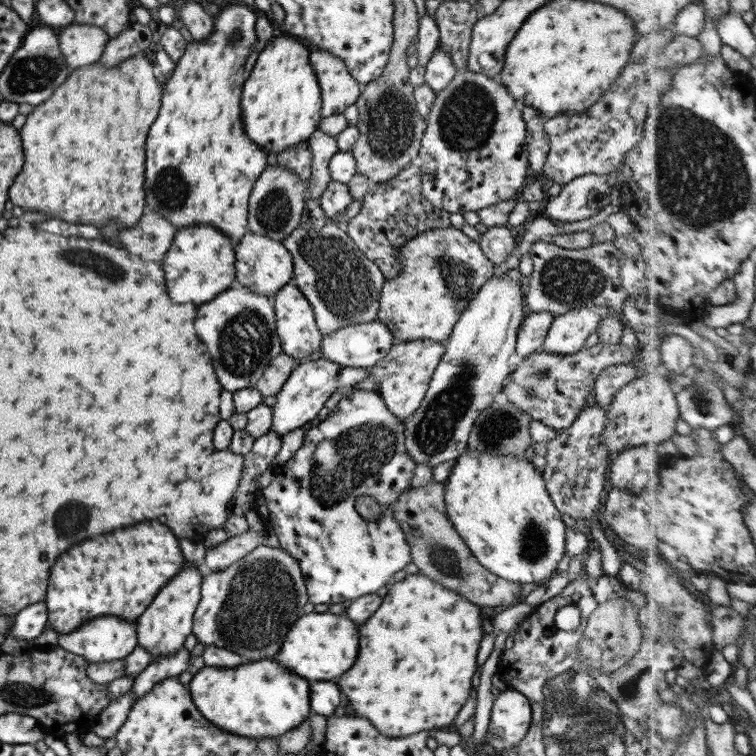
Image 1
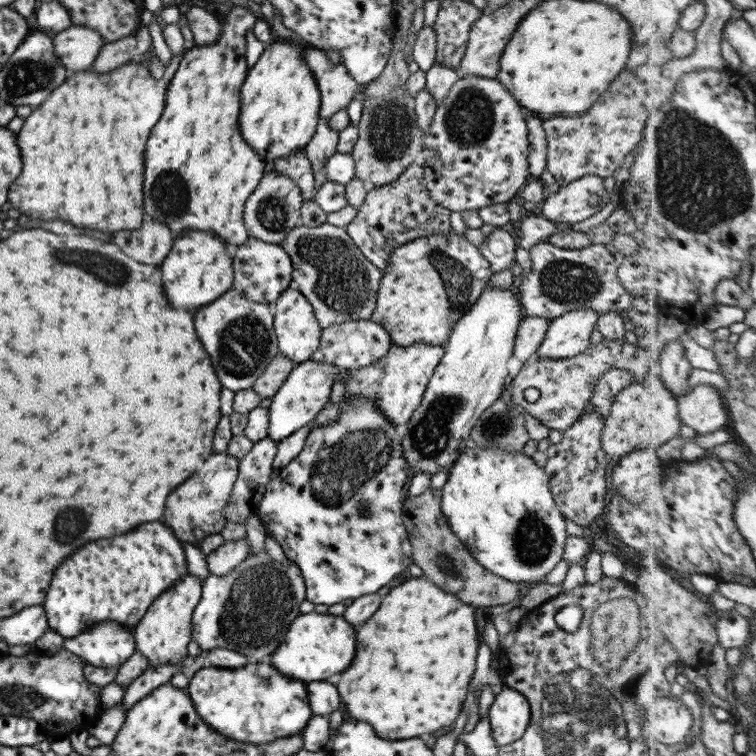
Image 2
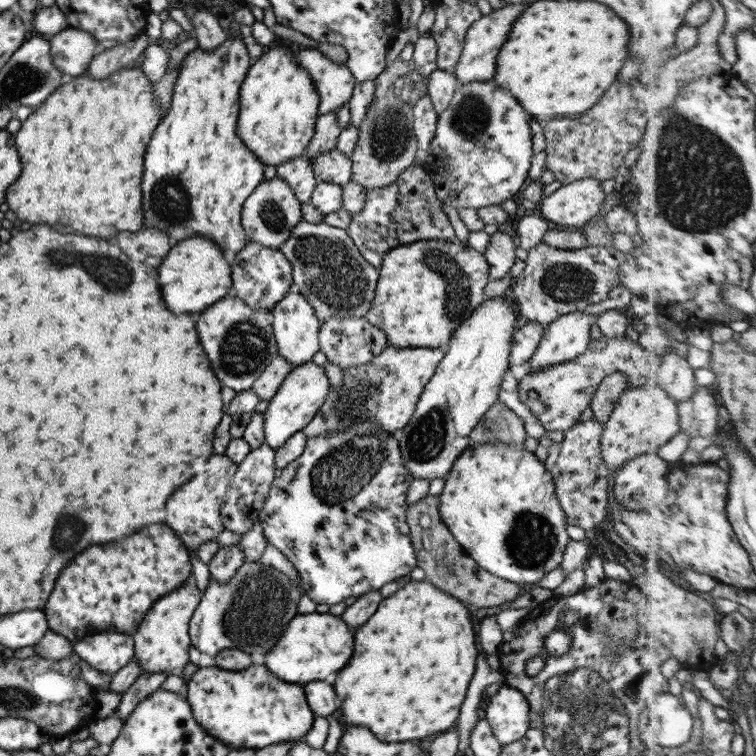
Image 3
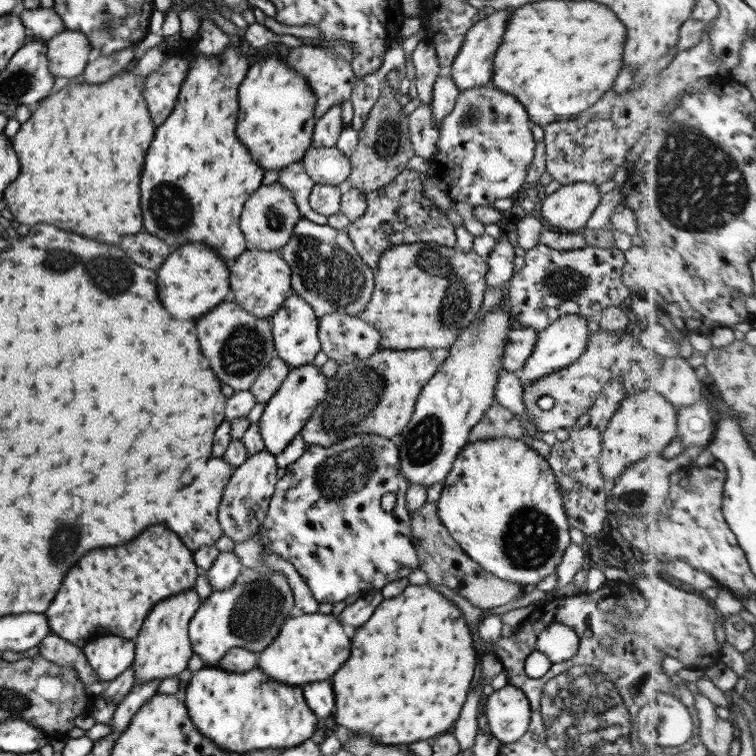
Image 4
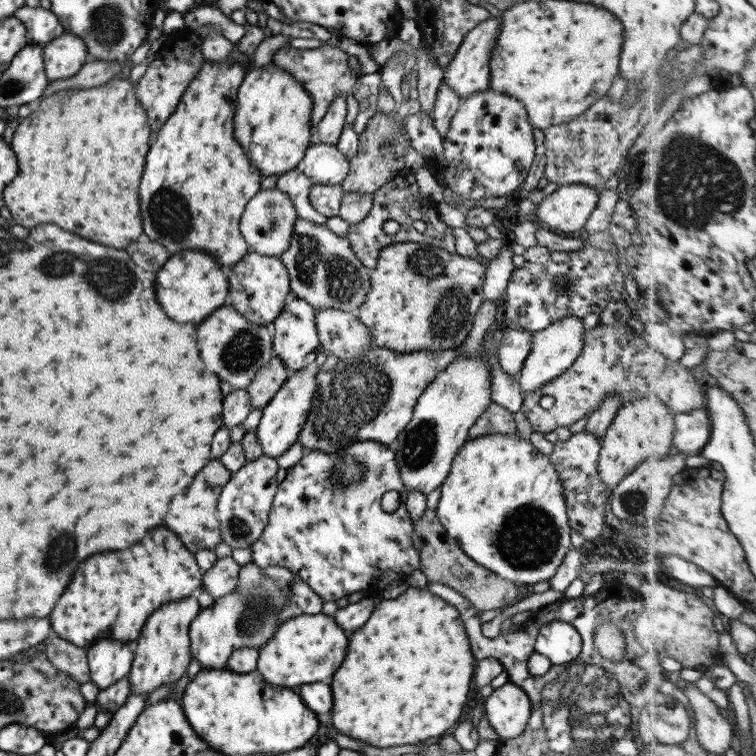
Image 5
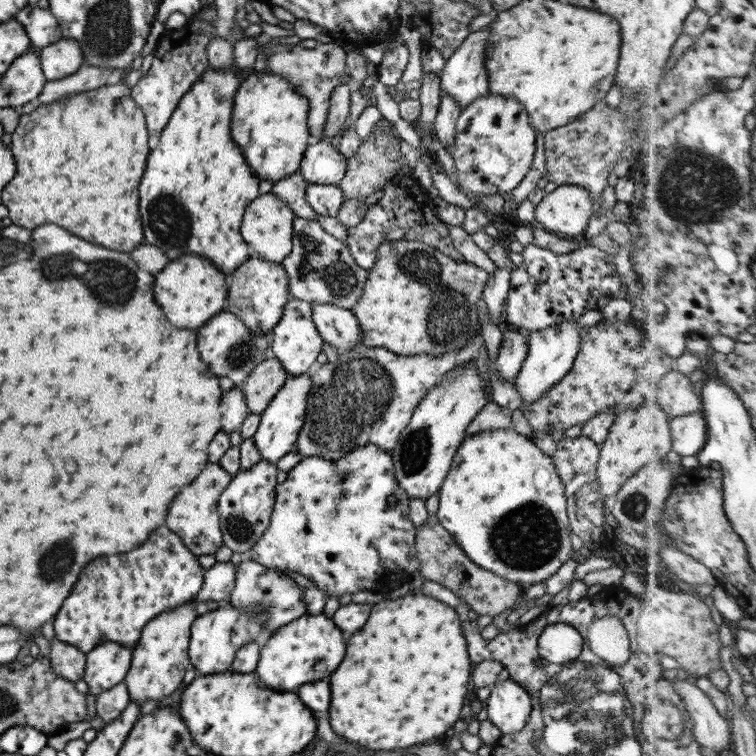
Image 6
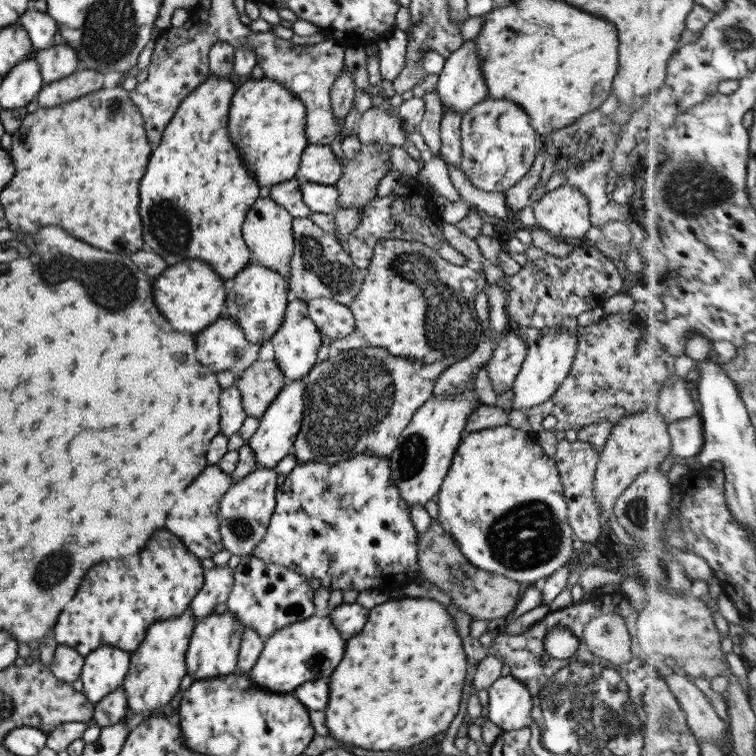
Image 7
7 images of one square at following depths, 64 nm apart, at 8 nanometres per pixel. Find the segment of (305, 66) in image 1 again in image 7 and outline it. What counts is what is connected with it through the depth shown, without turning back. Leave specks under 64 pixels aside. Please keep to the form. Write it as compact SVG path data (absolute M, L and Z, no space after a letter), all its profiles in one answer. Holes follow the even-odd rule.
M249 76L234 90L227 114L227 136L258 187L270 188L295 177L300 156L308 145L304 123L304 105L275 80Z

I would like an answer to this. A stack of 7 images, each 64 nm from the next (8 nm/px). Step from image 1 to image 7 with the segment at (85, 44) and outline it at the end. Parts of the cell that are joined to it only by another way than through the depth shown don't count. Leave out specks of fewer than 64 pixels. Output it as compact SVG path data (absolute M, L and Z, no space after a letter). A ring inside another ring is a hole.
M65 42L45 50L34 51L32 57L37 62L43 85L73 74L79 62L77 52Z

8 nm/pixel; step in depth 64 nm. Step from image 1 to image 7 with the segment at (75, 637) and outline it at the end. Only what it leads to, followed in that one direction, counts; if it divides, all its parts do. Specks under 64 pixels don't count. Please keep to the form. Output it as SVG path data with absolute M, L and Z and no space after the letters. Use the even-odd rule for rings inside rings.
M99 646L84 656L79 680L86 700L95 705L107 692L123 686L128 671L130 653L113 646Z

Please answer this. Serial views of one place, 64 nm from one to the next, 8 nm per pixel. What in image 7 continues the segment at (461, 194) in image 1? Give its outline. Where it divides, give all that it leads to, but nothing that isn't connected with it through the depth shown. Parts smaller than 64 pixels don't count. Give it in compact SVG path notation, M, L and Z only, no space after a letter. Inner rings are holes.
M487 98L475 107L471 107L460 118L461 159L459 168L473 187L487 192L503 193L515 185L529 170L539 150L539 135L530 126L529 118L522 108L507 100L492 100Z

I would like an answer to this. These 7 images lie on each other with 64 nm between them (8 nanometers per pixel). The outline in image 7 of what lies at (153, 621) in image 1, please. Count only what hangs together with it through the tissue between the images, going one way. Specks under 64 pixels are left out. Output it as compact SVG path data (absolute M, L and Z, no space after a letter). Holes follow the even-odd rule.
M185 610L179 616L167 620L155 621L147 628L143 641L135 651L130 652L128 671L124 678L123 688L126 709L131 714L149 716L160 714L159 708L173 699L179 688L181 678L185 676L185 653L192 634L195 618L191 611Z

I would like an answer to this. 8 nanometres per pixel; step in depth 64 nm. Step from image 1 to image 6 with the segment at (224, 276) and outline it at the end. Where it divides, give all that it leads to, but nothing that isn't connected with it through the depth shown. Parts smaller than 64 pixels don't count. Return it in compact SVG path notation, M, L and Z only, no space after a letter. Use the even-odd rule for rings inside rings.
M195 254L181 256L179 260L165 264L160 272L153 280L153 296L157 296L159 308L175 328L201 328L211 316L222 310L227 294L224 274L207 258Z

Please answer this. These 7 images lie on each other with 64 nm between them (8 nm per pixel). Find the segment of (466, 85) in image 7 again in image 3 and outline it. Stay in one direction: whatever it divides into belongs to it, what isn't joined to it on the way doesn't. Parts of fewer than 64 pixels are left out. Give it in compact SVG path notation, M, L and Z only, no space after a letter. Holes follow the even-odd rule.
M521 2L521 4L507 4L499 9L492 10L487 15L481 15L481 18L469 25L465 33L461 54L455 66L453 66L453 74L459 85L492 80L495 74L495 61L501 44L507 39L507 32L511 29L511 23L527 5L528 3L525 2Z

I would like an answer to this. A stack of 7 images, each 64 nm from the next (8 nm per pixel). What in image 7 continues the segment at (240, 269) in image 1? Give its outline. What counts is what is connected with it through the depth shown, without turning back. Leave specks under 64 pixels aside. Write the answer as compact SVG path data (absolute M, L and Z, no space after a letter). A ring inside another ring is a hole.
M248 263L242 271L235 274L231 288L227 290L221 315L223 318L235 320L235 324L243 330L245 340L251 344L263 344L279 328L285 314L288 300L288 282L283 280L279 272L265 268L261 264Z

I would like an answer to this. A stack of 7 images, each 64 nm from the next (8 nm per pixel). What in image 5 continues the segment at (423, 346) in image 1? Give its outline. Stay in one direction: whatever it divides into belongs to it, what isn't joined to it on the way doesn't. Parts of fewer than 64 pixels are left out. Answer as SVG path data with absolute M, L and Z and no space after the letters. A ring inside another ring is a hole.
M373 346L357 359L338 360L329 372L315 370L319 391L315 393L315 398L311 399L307 418L298 434L303 451L319 450L329 454L335 449L353 444L355 440L371 440L385 446L390 445L410 421L413 407L423 389L447 368L455 356L455 349L403 353Z

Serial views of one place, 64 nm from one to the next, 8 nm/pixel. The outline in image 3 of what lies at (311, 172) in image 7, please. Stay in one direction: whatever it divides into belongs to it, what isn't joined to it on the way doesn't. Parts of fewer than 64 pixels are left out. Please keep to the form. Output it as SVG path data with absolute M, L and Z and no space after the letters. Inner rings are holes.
M336 149L321 152L316 158L307 160L311 164L311 172L317 182L329 182L343 186L350 181L350 158Z

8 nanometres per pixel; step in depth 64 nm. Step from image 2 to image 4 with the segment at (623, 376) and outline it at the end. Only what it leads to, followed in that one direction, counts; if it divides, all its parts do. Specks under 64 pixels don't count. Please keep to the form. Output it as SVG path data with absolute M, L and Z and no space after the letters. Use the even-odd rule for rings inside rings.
M609 380L609 384L601 390L599 396L593 400L593 404L588 410L589 426L593 426L593 428L597 428L601 432L611 418L613 411L619 406L624 394L625 392L623 392L619 380Z

